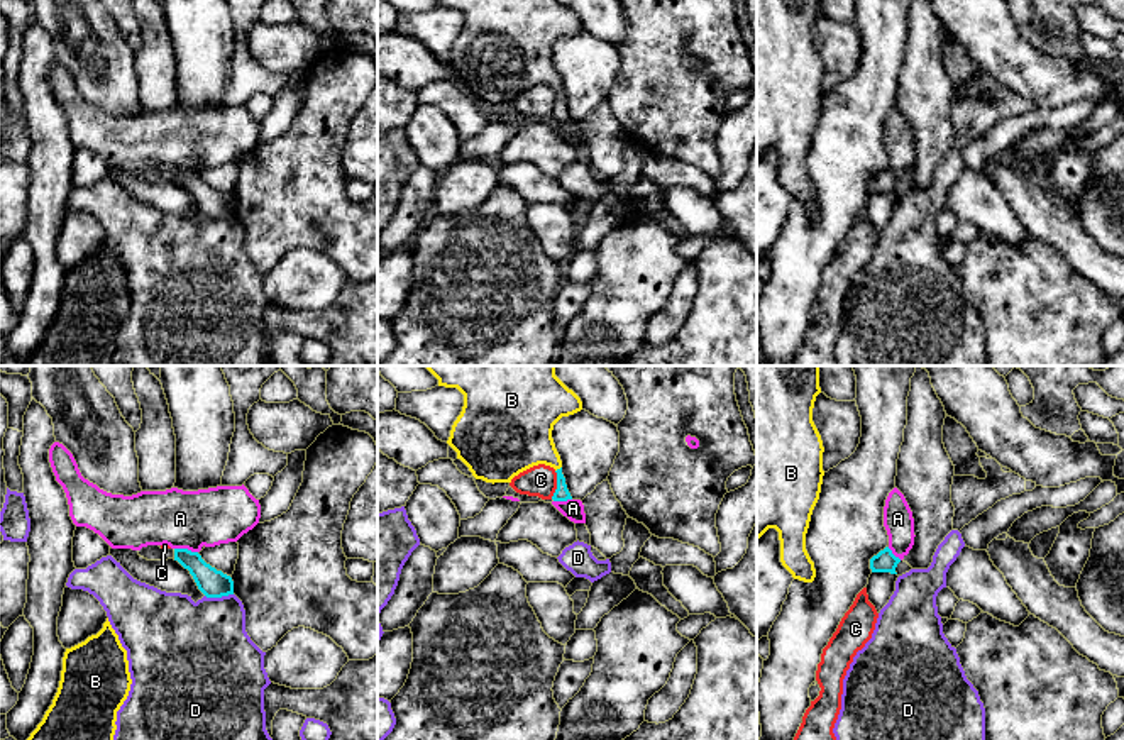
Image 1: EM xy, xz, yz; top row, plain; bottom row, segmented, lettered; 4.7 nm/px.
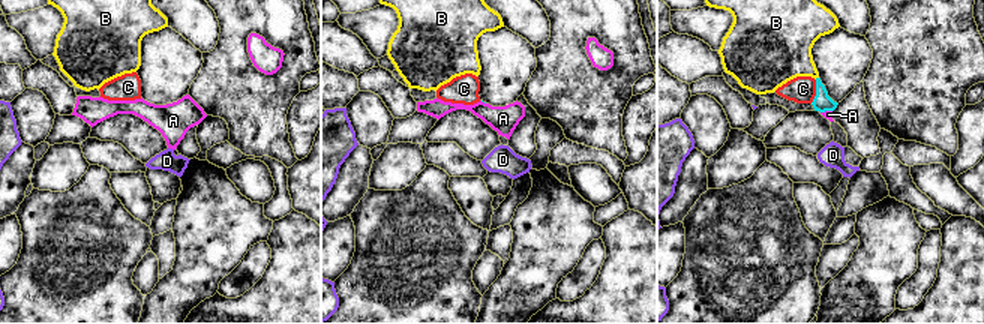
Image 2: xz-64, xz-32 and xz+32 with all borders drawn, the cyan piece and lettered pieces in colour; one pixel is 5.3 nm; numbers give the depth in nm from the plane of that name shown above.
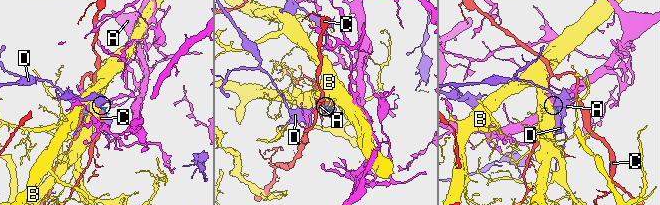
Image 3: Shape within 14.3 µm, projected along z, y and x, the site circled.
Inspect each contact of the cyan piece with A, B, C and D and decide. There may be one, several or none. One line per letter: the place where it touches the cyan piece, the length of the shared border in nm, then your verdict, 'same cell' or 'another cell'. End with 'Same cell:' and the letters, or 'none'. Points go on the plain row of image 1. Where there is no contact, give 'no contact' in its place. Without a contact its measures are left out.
A: xy (187, 170) | 110 nm | another cell
B: xz (557, 90) | 40 nm | same cell
C: xz (557, 105) | 140 nm | another cell
D: xy (219, 217) | 140 nm | another cell
Same cell: B

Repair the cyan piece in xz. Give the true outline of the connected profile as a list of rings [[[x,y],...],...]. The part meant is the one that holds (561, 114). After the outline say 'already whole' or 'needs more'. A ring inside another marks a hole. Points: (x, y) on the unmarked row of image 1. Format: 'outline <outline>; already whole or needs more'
outline [[[438,0],[438,7],[457,8],[464,27],[452,46],[447,64],[457,73],[476,100],[511,103],[520,93],[545,85],[557,93],[554,122],[572,120],[552,51],[562,39],[582,30],[581,19],[560,0]]]; needs more

